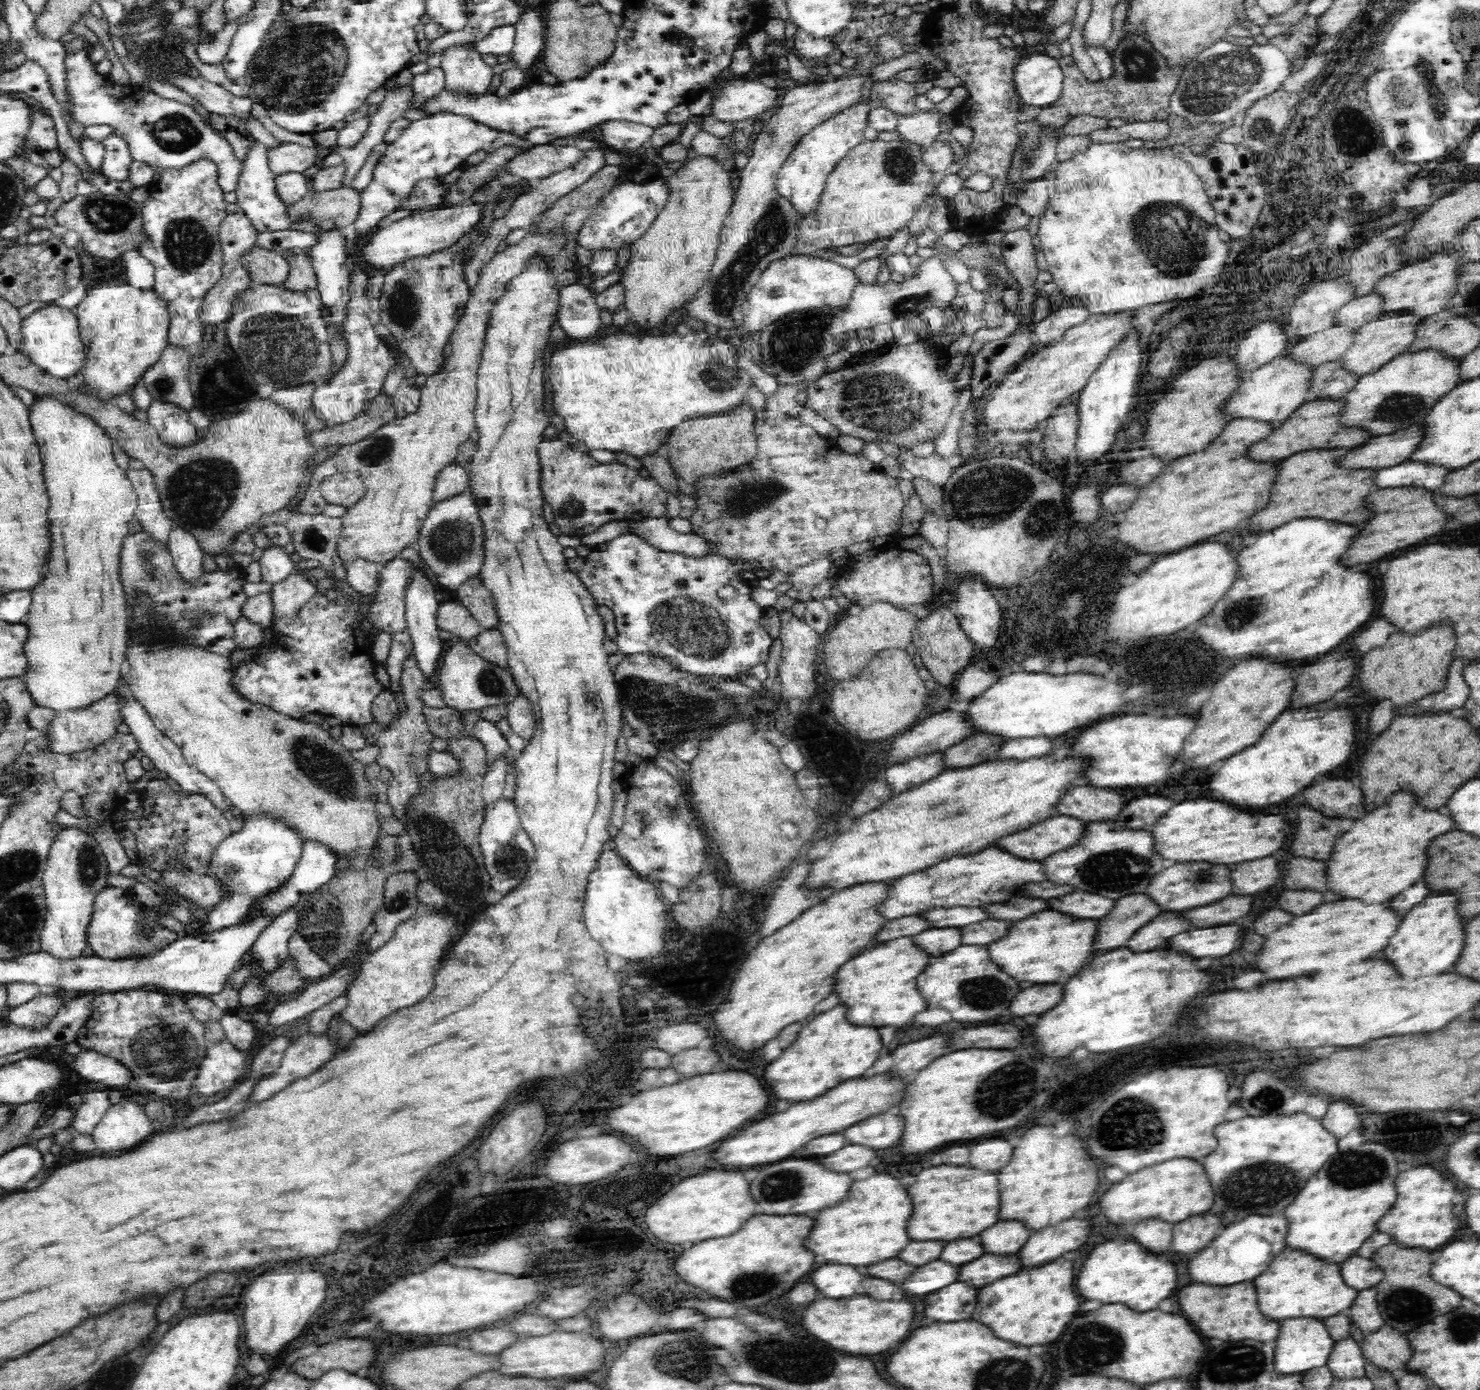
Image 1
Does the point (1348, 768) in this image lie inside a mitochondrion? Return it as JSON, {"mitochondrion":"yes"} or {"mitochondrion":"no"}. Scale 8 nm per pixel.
{"mitochondrion":"no"}

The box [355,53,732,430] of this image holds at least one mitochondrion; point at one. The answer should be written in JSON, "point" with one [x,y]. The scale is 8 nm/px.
{"point":[402,306]}

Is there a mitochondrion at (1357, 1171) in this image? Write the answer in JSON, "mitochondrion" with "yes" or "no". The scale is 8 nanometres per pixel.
{"mitochondrion":"yes"}

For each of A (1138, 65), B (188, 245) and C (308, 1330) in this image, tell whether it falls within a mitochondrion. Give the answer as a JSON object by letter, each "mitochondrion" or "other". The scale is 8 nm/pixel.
{"A":"mitochondrion","B":"mitochondrion","C":"other"}

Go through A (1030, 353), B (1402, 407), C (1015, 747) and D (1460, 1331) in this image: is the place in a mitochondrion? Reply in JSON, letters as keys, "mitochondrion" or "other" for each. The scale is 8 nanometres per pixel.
{"A":"other","B":"mitochondrion","C":"other","D":"mitochondrion"}

